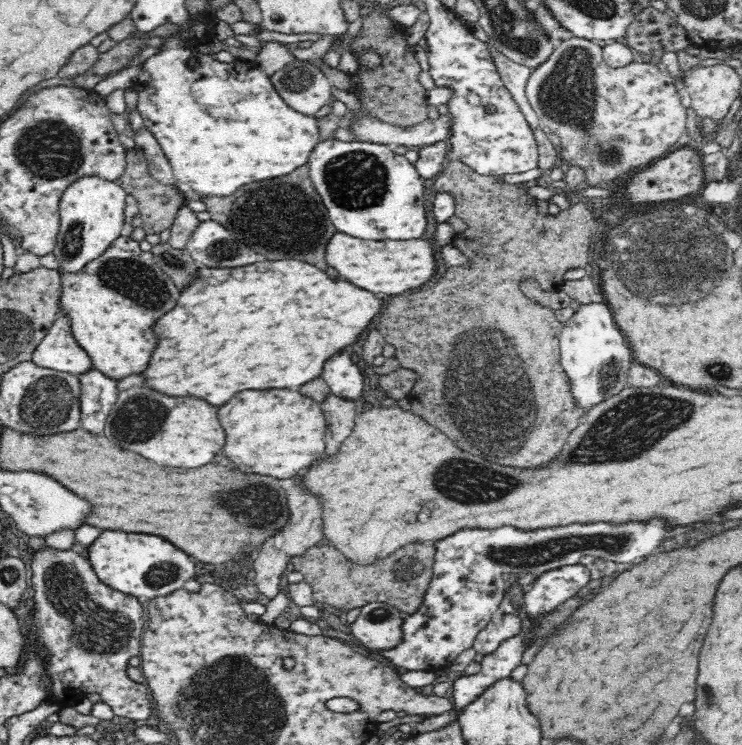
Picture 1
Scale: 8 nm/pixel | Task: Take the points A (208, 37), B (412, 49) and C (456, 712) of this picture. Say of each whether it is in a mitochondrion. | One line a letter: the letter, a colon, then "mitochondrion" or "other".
A: other
B: other
C: other

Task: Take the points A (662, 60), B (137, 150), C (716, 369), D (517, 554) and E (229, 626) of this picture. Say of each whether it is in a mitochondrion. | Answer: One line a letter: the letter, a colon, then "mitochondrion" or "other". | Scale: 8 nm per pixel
A: other
B: other
C: mitochondrion
D: mitochondrion
E: other

